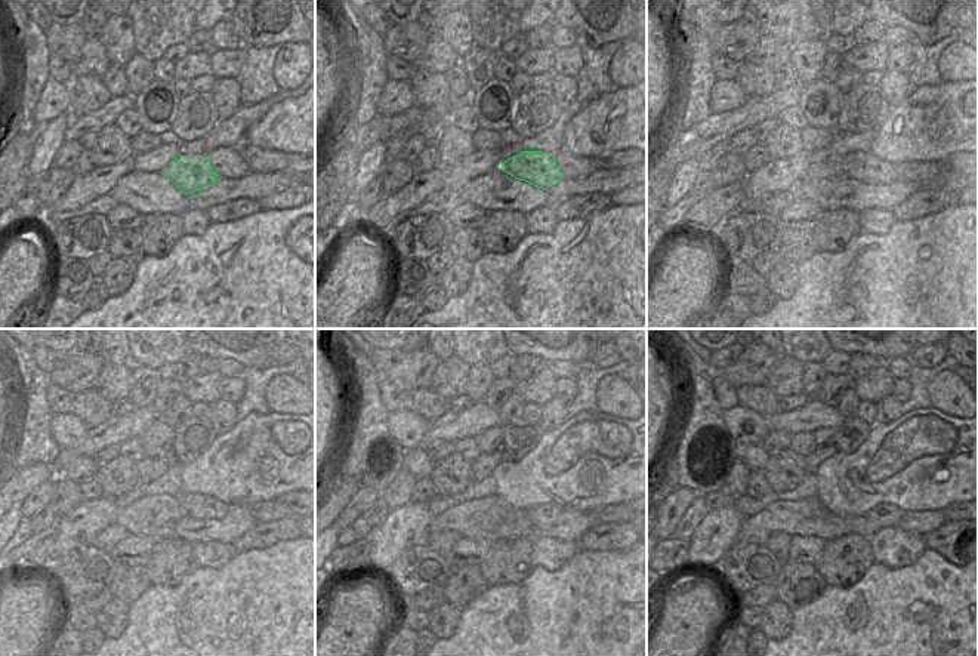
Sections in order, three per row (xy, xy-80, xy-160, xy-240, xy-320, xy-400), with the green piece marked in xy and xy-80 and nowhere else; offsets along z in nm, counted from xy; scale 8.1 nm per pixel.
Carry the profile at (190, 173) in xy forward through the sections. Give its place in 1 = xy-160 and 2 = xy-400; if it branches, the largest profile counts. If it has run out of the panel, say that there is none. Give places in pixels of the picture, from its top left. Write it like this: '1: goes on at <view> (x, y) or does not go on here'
1: goes on at xy-160 (861, 166)
2: goes on at xy-400 (884, 516)

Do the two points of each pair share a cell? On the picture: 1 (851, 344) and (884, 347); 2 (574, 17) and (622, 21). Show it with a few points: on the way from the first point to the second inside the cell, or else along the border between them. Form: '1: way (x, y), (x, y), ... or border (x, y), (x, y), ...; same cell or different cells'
1: way (858, 344), (876, 344); same cell
2: way (586, 24), (598, 34), (610, 31); same cell

